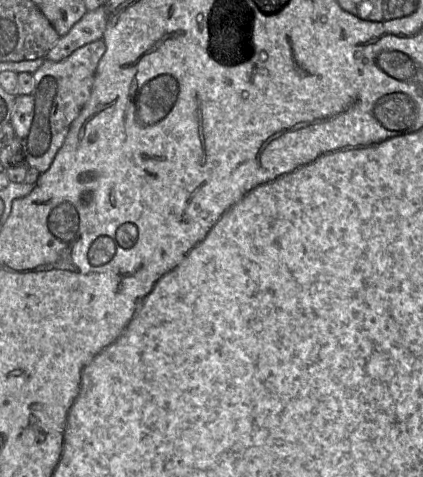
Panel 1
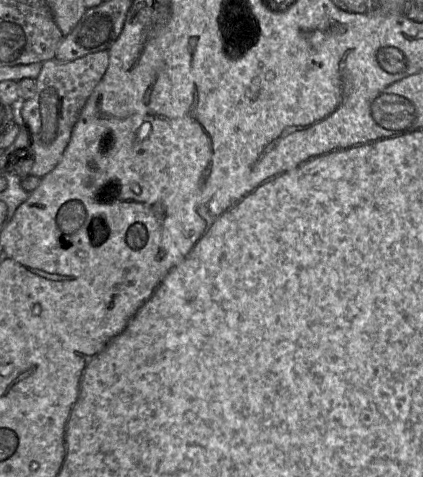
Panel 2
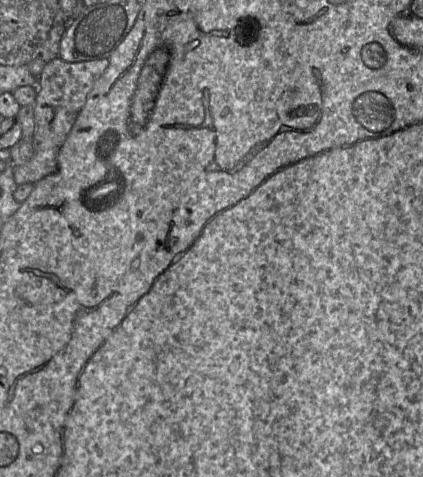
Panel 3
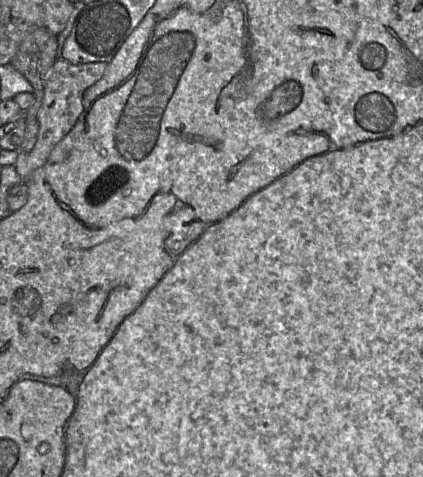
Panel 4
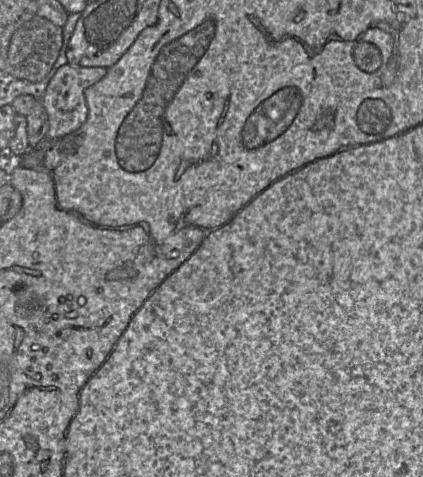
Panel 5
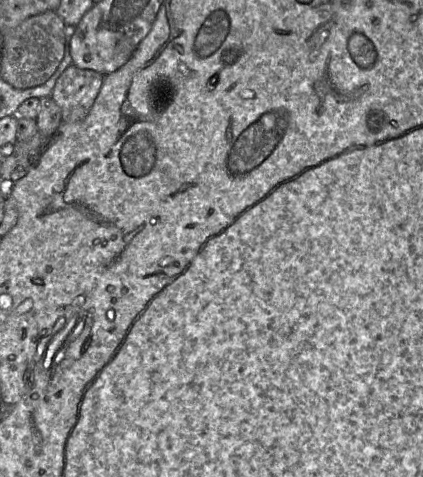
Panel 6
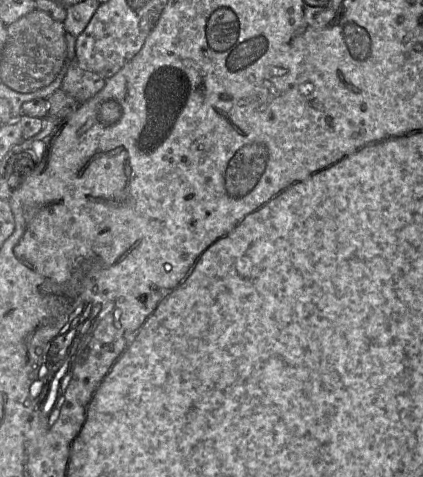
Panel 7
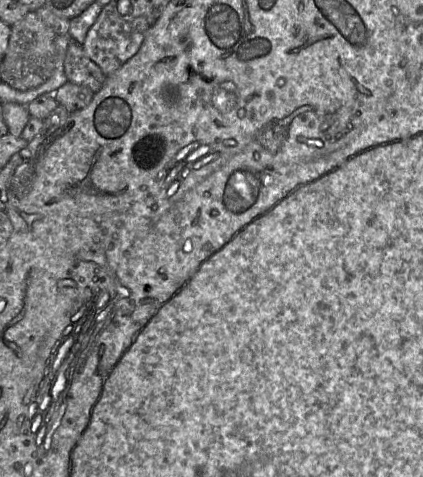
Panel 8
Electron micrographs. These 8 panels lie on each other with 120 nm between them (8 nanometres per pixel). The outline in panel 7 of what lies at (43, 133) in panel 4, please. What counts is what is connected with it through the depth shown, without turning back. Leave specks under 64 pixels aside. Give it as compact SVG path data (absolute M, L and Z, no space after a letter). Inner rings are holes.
M74 59L68 66L61 89L82 104L96 95L104 87L105 82L106 79L83 69Z

